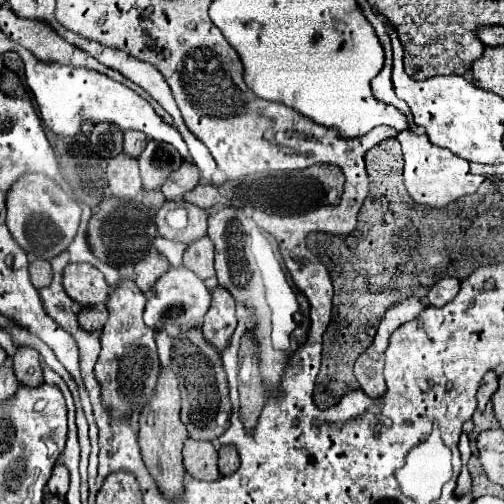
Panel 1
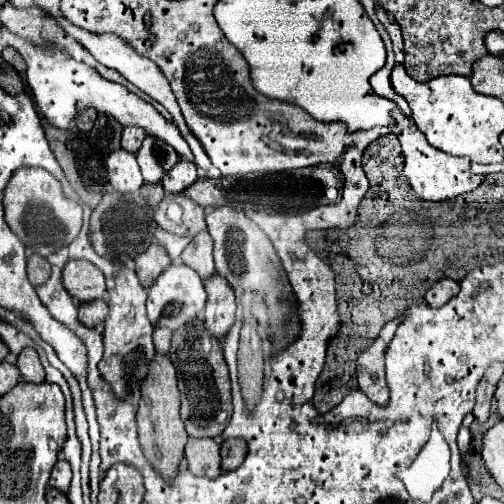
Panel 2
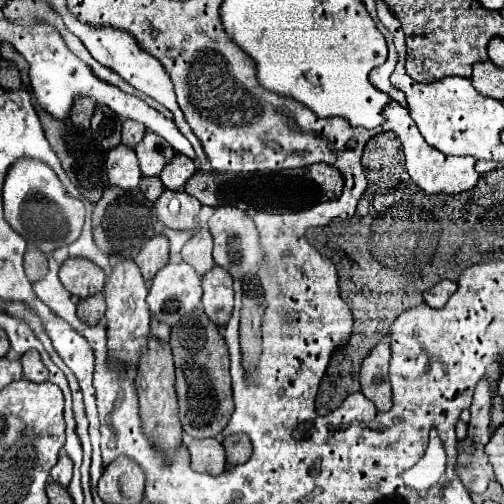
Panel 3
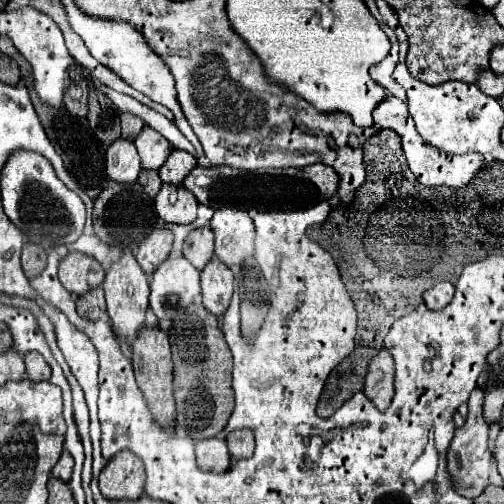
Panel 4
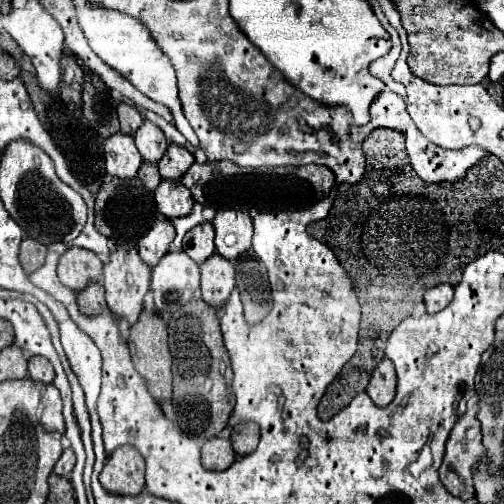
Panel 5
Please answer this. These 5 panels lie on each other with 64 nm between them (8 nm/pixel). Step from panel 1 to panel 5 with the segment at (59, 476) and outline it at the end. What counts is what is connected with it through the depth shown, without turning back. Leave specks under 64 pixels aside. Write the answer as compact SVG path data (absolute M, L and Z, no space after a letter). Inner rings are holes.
M68 448L68 450L62 452L60 460L56 462L54 472L56 472L58 476L70 476L70 472L72 472L72 468L74 468L74 462L76 462L76 456L74 456L74 452Z

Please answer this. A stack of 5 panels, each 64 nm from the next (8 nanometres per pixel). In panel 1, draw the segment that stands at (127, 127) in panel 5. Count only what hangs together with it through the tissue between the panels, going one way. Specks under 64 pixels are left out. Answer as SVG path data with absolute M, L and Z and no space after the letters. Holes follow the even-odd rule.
M130 130L124 134L124 152L132 158L138 158L140 152L144 152L144 144L146 144L146 136L142 132Z

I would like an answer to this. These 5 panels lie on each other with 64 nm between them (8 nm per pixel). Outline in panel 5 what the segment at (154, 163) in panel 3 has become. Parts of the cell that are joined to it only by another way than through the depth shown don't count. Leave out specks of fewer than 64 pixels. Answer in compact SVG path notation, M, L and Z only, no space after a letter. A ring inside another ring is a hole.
M148 120L142 122L142 126L138 128L134 140L136 140L136 146L142 154L142 160L152 162L152 164L158 164L160 158L164 156L166 148L168 148L168 140L162 134L162 130L156 124L148 122Z

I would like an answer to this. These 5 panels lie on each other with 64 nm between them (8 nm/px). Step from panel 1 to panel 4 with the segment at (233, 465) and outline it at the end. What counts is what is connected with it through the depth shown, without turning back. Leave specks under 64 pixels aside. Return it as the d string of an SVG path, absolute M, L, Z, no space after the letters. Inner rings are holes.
M250 430L230 432L226 438L226 444L228 444L232 460L246 460L254 452L254 436Z

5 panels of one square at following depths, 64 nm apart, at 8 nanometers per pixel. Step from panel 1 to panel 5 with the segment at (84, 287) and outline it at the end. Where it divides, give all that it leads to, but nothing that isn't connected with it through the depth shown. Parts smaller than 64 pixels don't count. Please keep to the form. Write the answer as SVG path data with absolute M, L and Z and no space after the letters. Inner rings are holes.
M70 248L58 262L60 282L74 292L82 292L88 284L98 282L100 276L102 276L102 262L90 250Z

